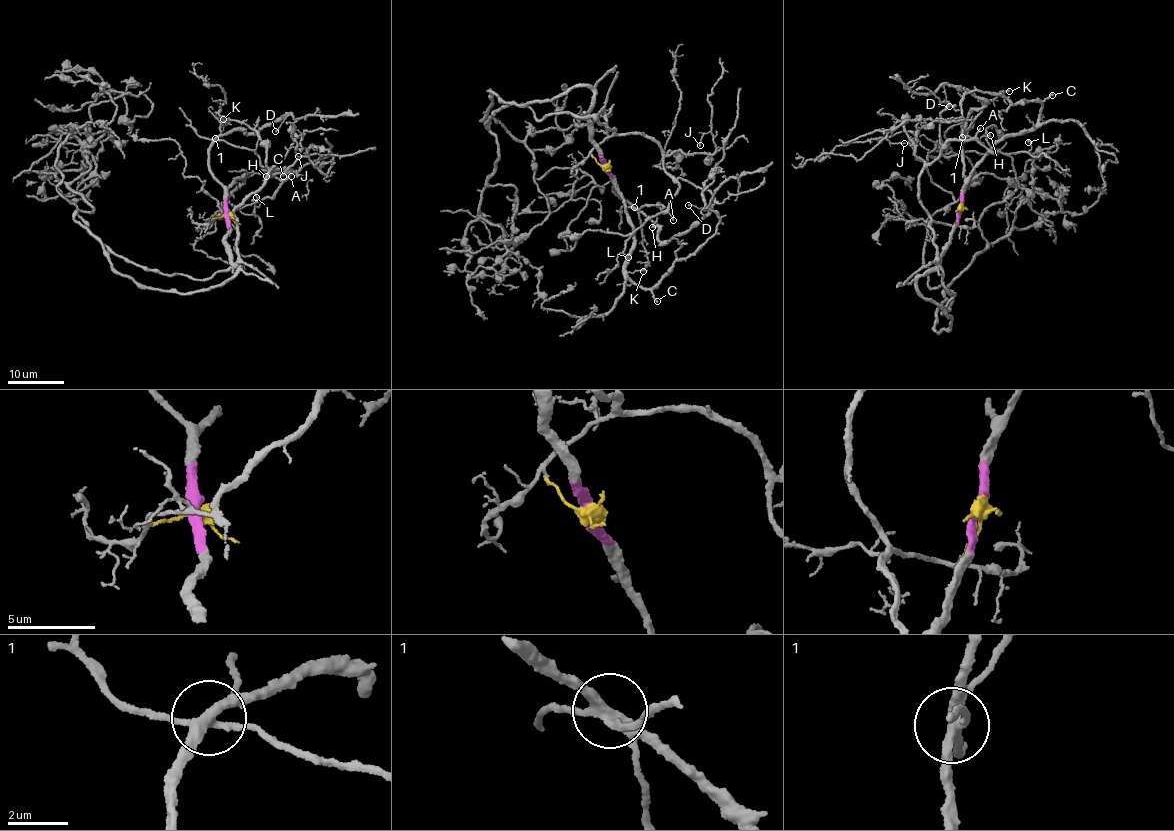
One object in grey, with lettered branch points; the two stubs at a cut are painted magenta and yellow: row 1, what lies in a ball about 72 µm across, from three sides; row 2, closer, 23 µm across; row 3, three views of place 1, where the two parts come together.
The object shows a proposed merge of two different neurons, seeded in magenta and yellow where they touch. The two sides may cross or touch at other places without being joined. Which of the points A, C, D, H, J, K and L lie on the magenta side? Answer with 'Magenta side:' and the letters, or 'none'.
Magenta side: C, D, K

